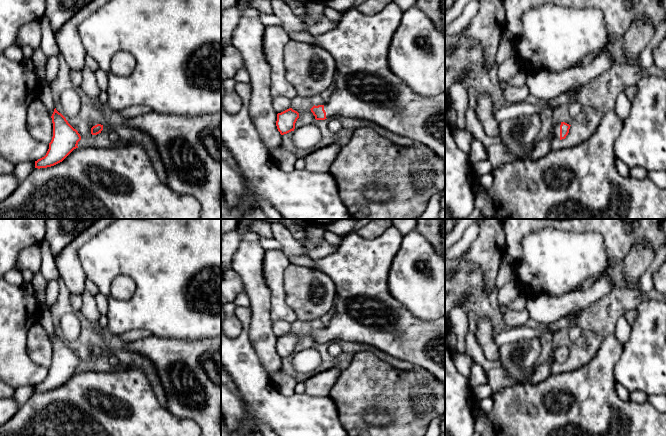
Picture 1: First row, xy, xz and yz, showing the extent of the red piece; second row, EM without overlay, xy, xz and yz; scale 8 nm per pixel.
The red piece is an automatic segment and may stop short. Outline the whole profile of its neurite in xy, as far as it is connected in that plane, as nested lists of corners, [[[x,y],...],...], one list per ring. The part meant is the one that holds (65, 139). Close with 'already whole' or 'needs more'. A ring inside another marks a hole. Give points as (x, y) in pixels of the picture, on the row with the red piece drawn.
[[[56,108],[51,116],[53,137],[46,155],[35,161],[35,168],[47,168],[62,162],[74,149],[78,148],[81,136],[59,113]]]; already whole

